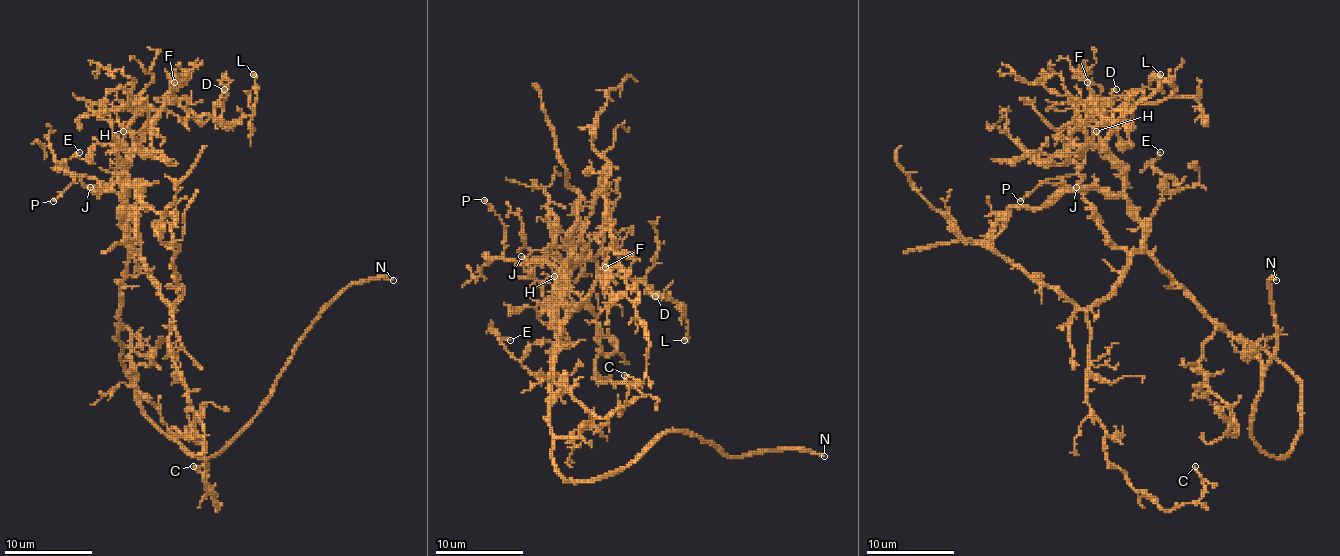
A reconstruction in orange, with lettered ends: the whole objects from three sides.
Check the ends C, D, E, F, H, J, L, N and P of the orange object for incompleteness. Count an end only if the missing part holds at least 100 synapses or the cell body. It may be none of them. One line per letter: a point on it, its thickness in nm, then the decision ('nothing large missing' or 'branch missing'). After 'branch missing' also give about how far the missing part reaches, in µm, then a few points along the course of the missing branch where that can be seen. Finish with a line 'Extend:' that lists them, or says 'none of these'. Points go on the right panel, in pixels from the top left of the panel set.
C: (1195, 466) | 140 nm | nothing large missing
D: (1116, 89) | 190 nm | nothing large missing
E: (1160, 152) | 170 nm | nothing large missing
F: (1087, 82) | 170 nm | nothing large missing
H: (1096, 131) | 140 nm | nothing large missing
J: (1076, 187) | 170 nm | nothing large missing
L: (1160, 74) | 220 nm | nothing large missing
N: (1276, 280) | 240 nm | branch missing | 120 µm
P: (1020, 201) | 140 nm | nothing large missing
Extend: N

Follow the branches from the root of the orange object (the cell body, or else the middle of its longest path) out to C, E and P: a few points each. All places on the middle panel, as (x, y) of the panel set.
C: (550, 390), (561, 322), (602, 267), (620, 267), (635, 285), (648, 342), (644, 379), (624, 375)
E: (550, 390), (559, 324), (559, 331), (570, 342), (535, 342), (521, 359), (506, 351), (497, 333), (510, 340)
P: (550, 390), (552, 353), (570, 283), (550, 263), (508, 261), (504, 224), (484, 200)

